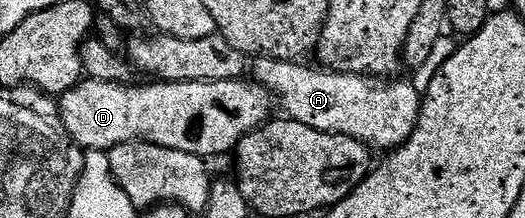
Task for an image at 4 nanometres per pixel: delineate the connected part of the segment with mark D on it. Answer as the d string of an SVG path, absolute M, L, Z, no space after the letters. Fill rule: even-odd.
M83 79L66 93L60 94L59 108L65 130L71 139L82 149L113 149L116 145L142 141L159 147L167 147L175 151L187 151L187 155L195 155L202 159L221 157L224 153L232 154L237 144L256 129L270 120L269 112L273 109L275 98L266 89L249 79L236 81L162 81L157 85L120 85L119 83L103 83Z

